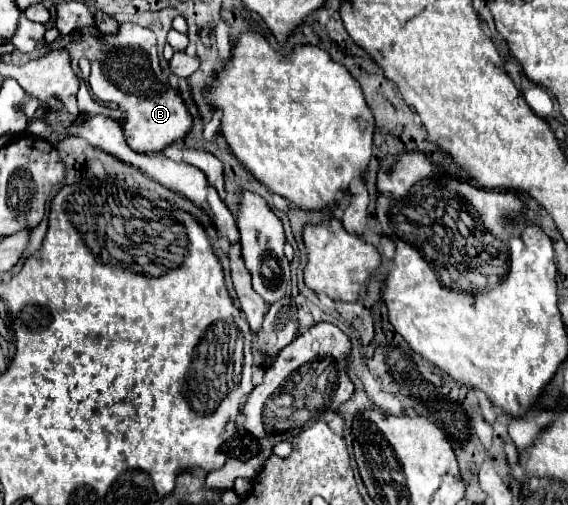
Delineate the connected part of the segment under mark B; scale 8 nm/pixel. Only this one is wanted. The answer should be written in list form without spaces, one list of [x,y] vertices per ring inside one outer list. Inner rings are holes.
[[[125,22],[119,24],[119,30],[113,34],[103,34],[99,28],[79,28],[79,32],[79,40],[73,40],[67,50],[73,64],[81,56],[91,62],[91,76],[81,84],[81,94],[77,94],[77,104],[83,114],[111,116],[121,124],[127,144],[135,152],[143,154],[161,152],[165,146],[181,140],[189,132],[193,120],[185,102],[169,86],[167,76],[159,66],[155,34],[151,30]],[[107,102],[115,102],[117,110],[107,108]]]

